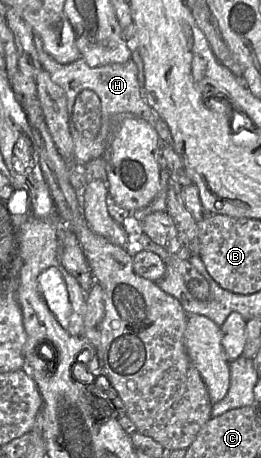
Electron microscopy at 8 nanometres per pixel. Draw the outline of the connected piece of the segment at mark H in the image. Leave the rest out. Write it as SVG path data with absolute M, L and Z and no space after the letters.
M34 32L33 43L42 68L49 73L52 81L62 88L66 95L69 120L77 95L82 90L89 89L95 92L100 99L104 123L109 123L109 138L115 126L115 118L121 114L131 114L144 119L155 127L158 116L140 92L138 69L132 59L125 63L98 67L90 67L82 57L70 64L60 64L44 50L40 36Z

